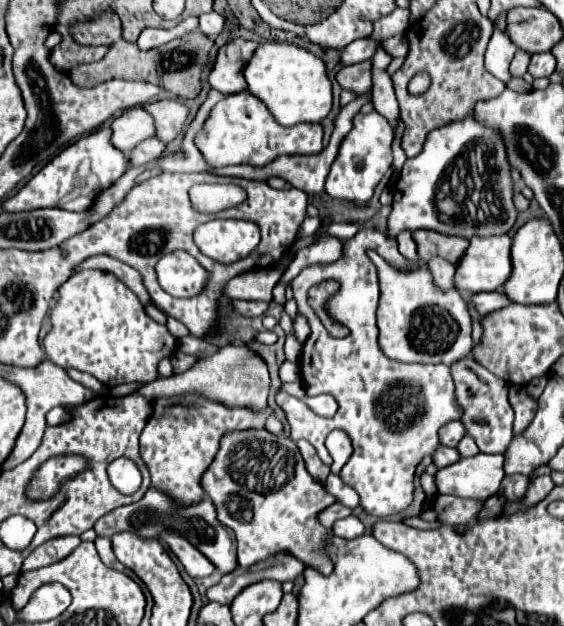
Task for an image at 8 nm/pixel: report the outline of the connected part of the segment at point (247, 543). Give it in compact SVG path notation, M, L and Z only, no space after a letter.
M267 429L225 433L213 463L201 477L201 487L213 501L221 525L233 529L241 567L285 551L325 575L333 571L333 563L323 553L323 543L331 531L317 517L335 503L335 497L309 475L297 445L289 437L273 435Z

